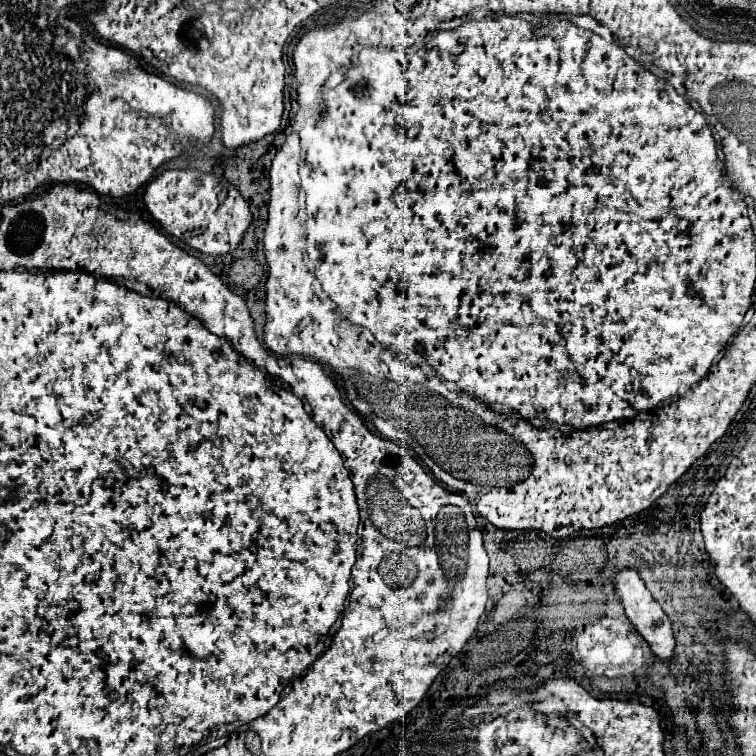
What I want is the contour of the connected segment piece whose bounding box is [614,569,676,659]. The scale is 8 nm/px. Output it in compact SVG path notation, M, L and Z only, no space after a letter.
M622 569L616 577L614 577L614 591L616 597L620 599L620 603L624 605L624 613L628 617L628 621L634 625L634 629L650 643L652 651L660 657L660 659L670 659L674 655L674 633L672 633L672 625L666 617L666 613L662 611L662 607L652 599L650 591L646 589L644 581L640 579L640 575L634 569Z

